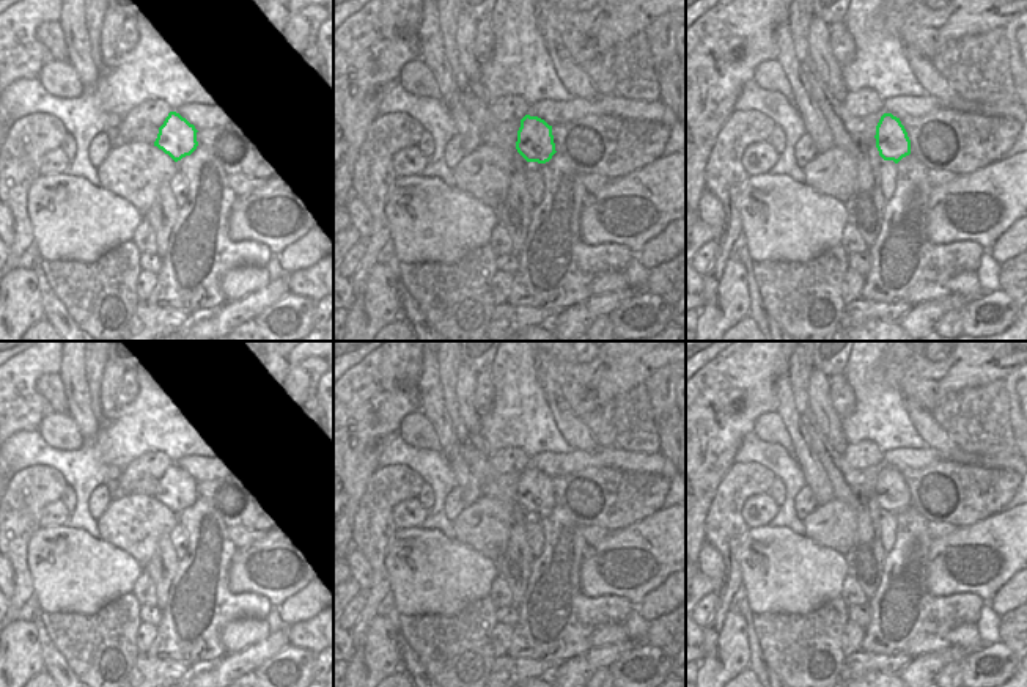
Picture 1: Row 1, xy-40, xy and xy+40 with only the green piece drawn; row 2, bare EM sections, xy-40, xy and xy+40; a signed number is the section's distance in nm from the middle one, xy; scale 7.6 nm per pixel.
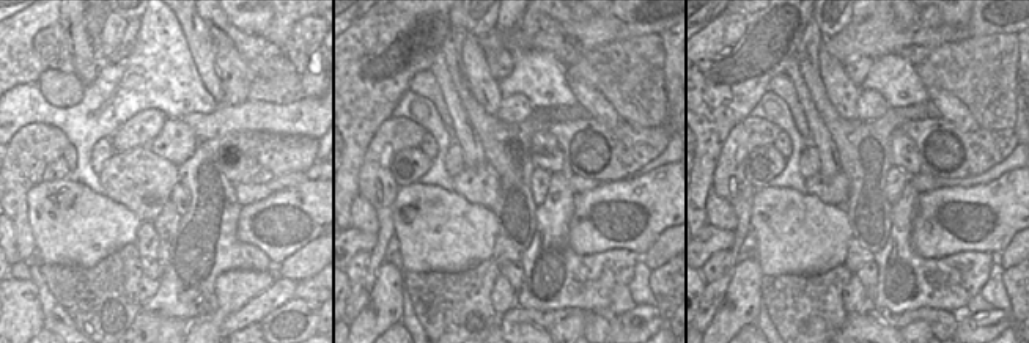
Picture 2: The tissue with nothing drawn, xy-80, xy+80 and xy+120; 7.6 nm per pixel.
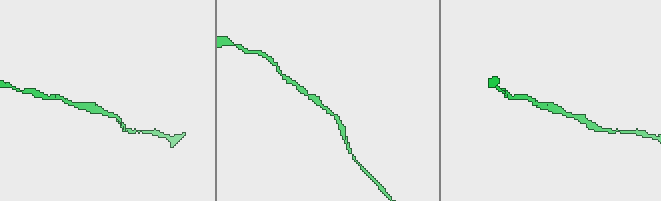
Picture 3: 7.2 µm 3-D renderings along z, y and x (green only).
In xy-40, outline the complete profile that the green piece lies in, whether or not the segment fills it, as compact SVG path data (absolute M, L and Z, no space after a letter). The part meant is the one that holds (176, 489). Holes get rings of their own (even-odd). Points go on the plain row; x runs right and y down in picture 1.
M170 464L159 479L154 498L168 506L175 514L190 508L197 498L197 481L176 464Z

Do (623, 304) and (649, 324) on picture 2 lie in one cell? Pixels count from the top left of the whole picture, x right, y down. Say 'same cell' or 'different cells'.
different cells

